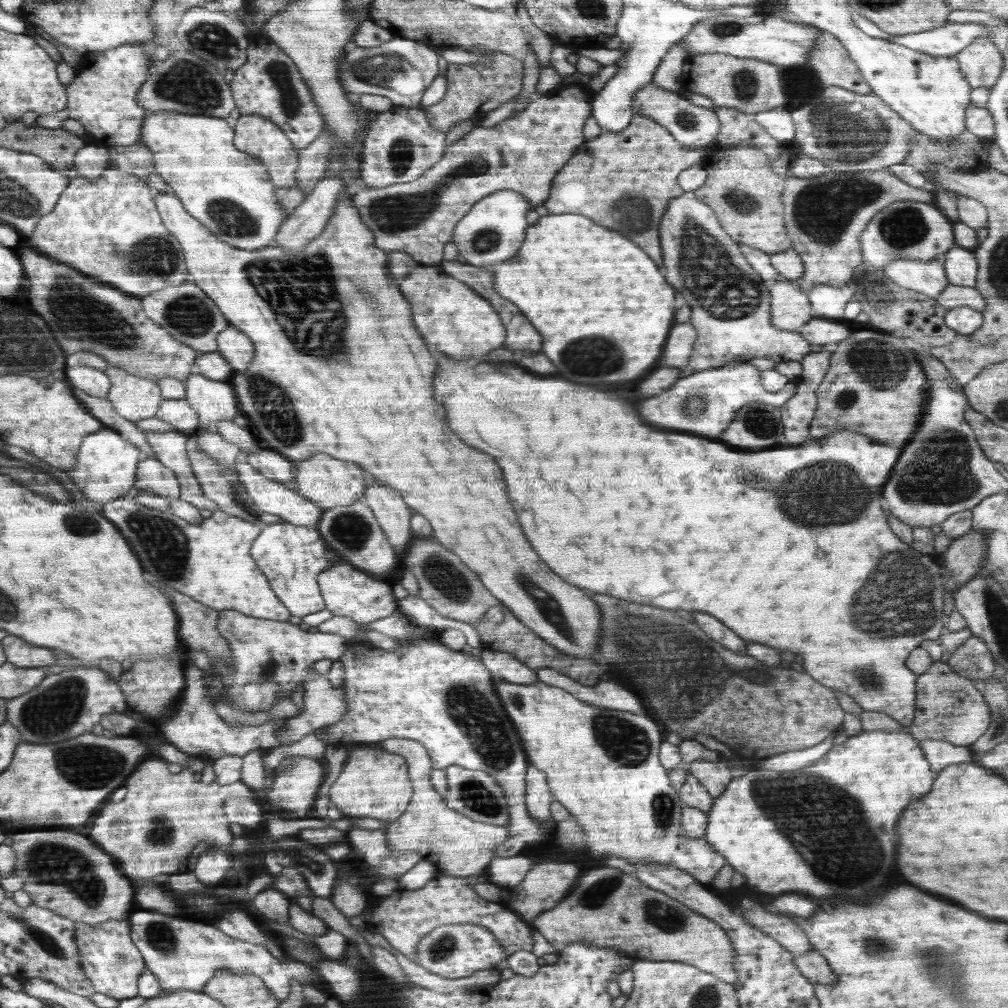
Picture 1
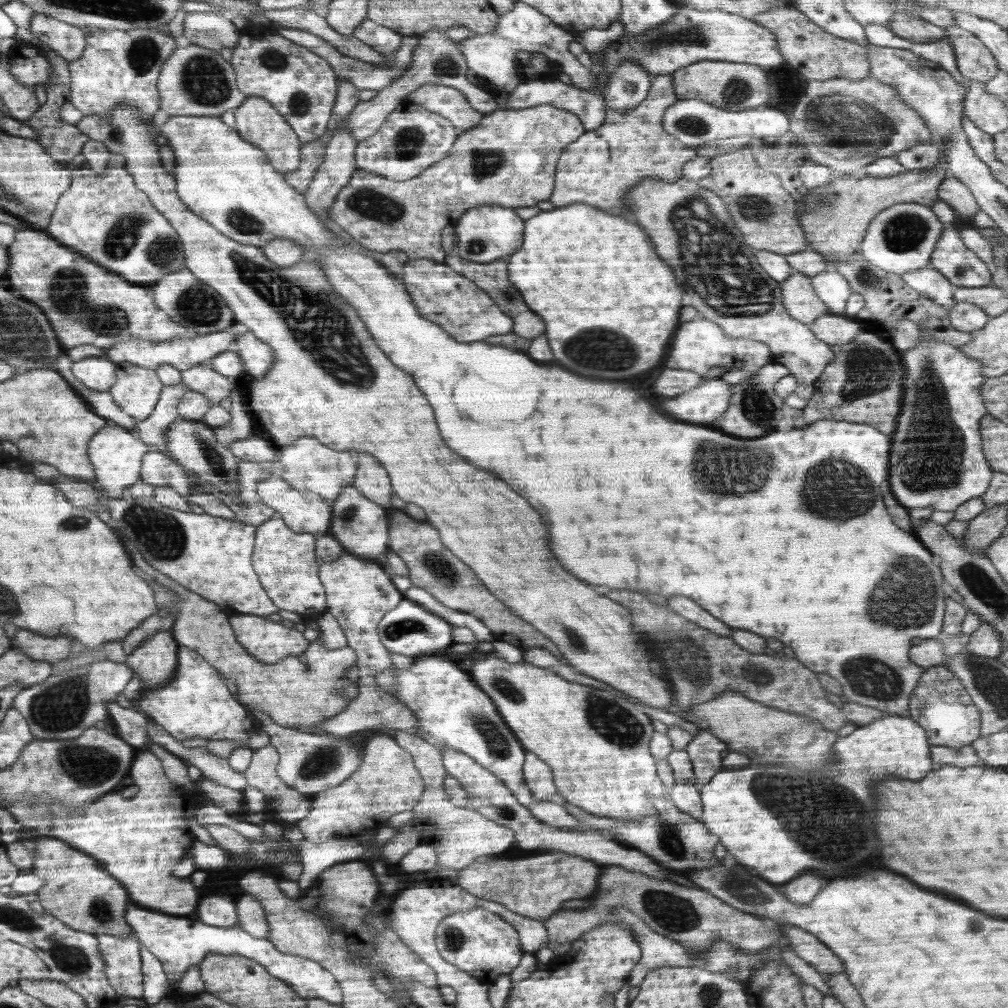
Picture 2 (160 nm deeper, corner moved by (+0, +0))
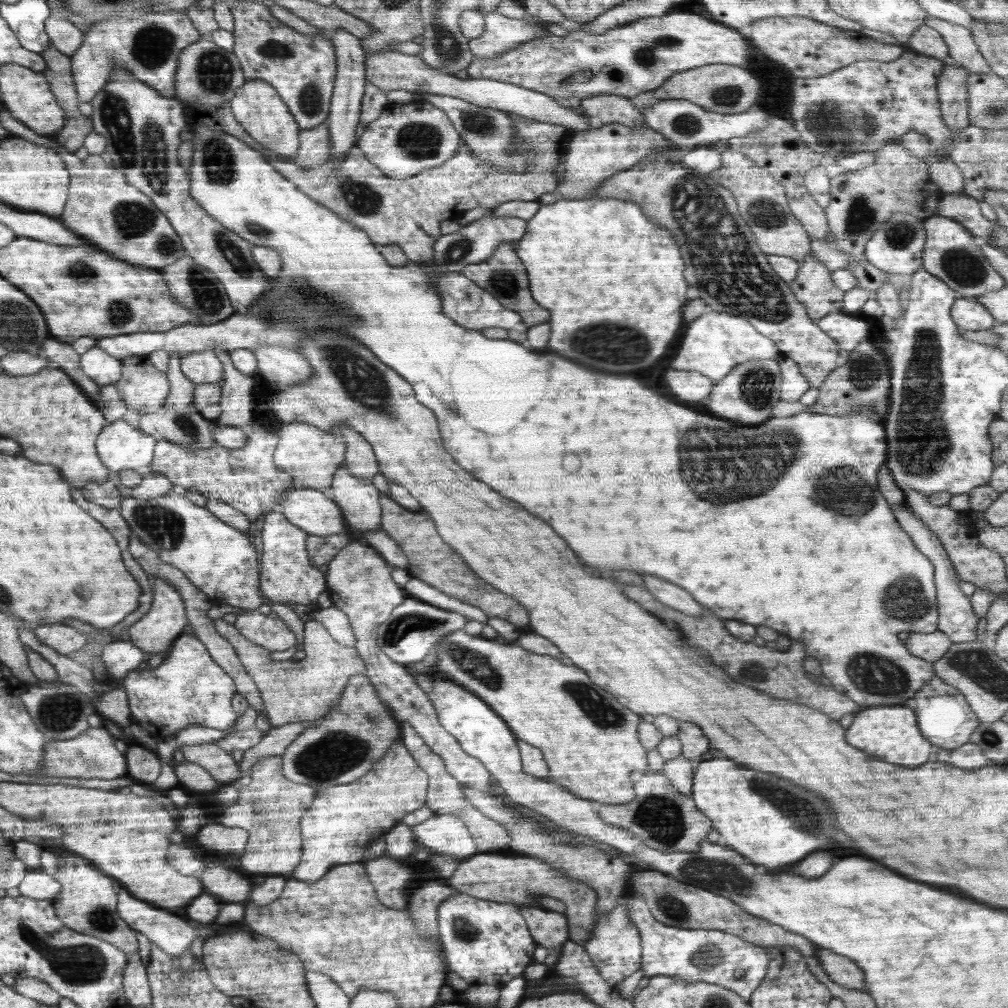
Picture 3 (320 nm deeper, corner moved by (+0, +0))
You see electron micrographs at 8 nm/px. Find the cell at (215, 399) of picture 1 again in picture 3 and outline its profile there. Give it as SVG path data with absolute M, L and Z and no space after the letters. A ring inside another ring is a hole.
M212 349L191 352L181 358L181 371L196 385L216 384L222 380L223 364L220 361Z

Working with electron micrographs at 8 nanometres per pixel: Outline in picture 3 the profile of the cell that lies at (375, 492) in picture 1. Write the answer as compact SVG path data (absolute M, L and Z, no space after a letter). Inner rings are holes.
M337 426L337 433L344 438L347 445L346 462L344 466L359 479L368 479L372 483L372 477L378 472L378 461L372 454L370 444L353 428Z

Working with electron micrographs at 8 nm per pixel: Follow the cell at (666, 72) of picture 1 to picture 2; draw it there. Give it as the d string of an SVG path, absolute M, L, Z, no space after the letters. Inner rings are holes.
M659 74L651 80L651 89L630 114L607 110L600 128L590 130L566 147L559 159L554 192L548 198L556 207L584 203L617 215L631 215L625 204L627 192L644 177L664 182L682 178L682 168L697 156L697 148L684 146L674 135L663 130L663 117L678 97L671 74Z

